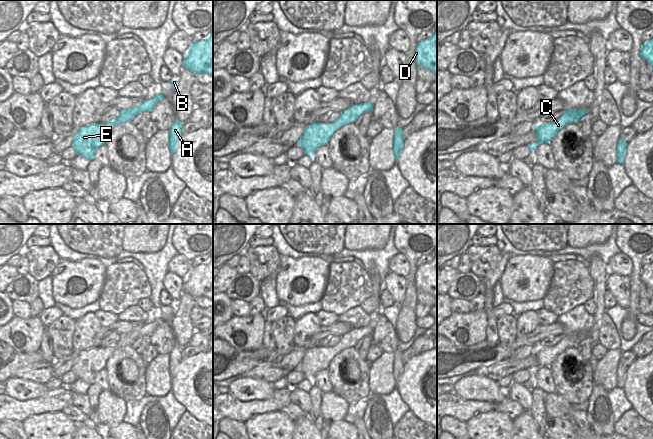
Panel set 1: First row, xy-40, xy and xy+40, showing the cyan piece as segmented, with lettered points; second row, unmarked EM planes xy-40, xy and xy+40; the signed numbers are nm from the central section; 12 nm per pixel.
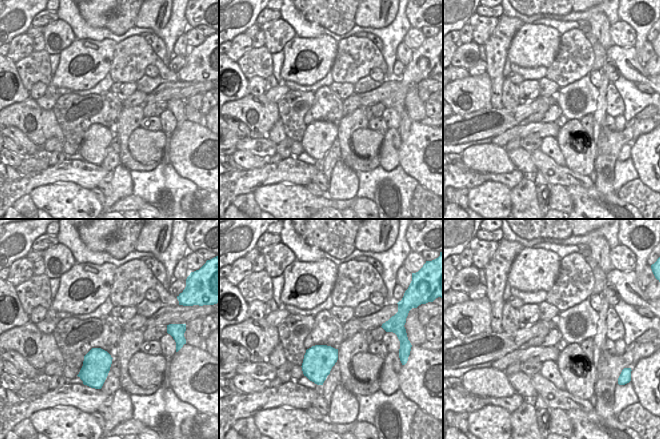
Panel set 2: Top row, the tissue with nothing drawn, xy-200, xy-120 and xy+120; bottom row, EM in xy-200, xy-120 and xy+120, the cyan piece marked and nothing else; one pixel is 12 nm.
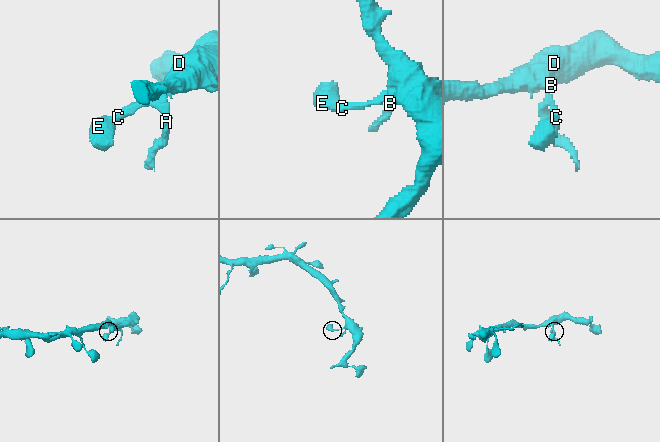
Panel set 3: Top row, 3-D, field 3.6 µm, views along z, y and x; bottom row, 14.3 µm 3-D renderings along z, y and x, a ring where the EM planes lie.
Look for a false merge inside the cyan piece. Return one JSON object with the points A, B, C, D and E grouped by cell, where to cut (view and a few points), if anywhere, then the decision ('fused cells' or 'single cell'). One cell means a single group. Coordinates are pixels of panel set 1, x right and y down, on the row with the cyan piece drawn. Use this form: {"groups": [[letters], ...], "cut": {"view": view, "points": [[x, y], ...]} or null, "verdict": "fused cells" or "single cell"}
{"groups": [["A", "B", "C", "D", "E"]], "cut": null, "verdict": "single cell"}

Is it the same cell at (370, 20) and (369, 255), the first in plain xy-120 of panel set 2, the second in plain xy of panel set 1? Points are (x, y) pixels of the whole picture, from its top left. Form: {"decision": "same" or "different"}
{"decision": "different"}

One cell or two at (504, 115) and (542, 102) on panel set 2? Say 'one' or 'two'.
one

